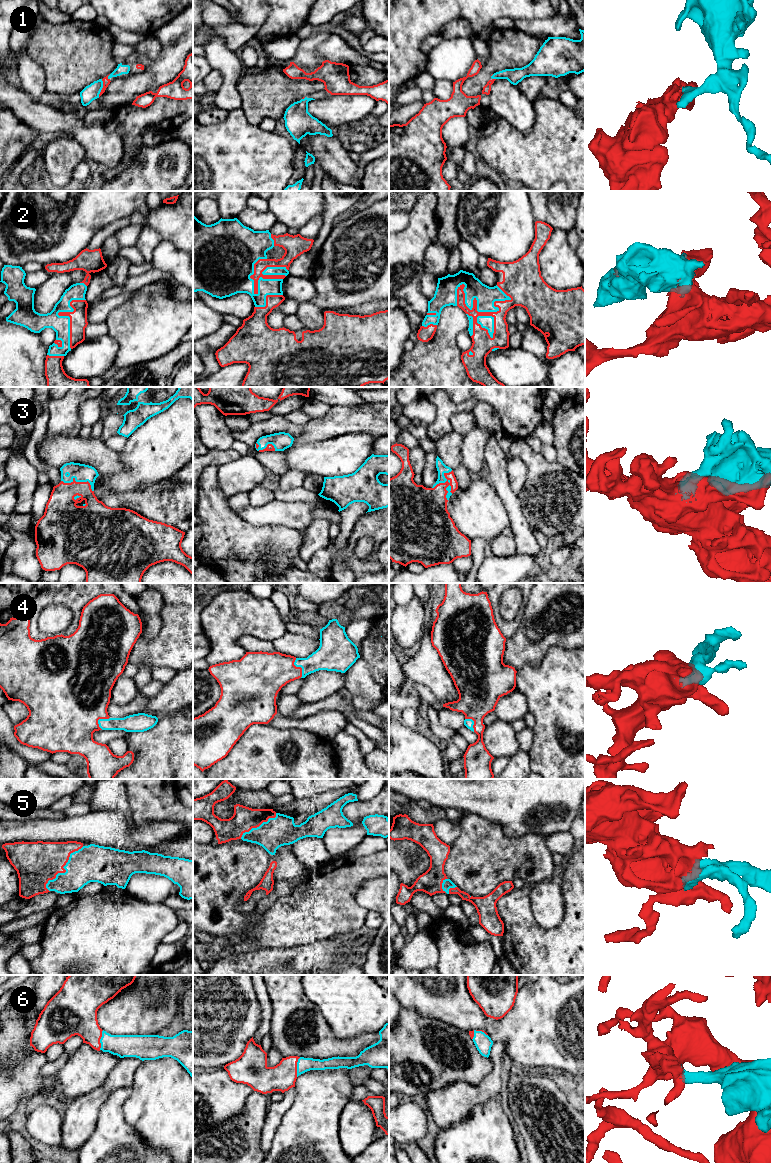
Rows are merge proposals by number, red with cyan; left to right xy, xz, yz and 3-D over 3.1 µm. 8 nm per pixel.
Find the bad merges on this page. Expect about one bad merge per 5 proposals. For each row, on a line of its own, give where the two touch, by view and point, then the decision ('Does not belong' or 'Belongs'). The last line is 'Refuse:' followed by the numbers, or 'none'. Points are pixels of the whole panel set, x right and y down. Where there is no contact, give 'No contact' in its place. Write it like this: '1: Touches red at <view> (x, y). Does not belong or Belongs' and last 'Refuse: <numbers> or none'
1: Touches red at xy (102, 88). Belongs
2: Touches red at yz (476, 306). Belongs
3: Touches red at yz (449, 483). Belongs
4: Touches red at xz (299, 667). Belongs
5: Touches red at xy (65, 870). Belongs
6: Touches red at xy (99, 1040). Belongs
Refuse: none

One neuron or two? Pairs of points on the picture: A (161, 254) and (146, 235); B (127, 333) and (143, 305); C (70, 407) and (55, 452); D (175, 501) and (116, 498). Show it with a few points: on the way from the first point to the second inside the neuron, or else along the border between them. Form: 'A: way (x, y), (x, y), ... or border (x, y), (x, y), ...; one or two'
A: border (162, 239), (154, 248), (152, 259), (149, 262); two
B: way (134, 326), (143, 317), (143, 312); one
C: border (45, 434), (50, 438), (60, 435), (77, 435); two
D: way (160, 501), (131, 500); one

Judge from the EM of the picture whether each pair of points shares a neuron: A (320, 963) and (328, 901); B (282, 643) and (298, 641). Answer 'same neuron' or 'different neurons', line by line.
A: different neurons
B: same neuron

